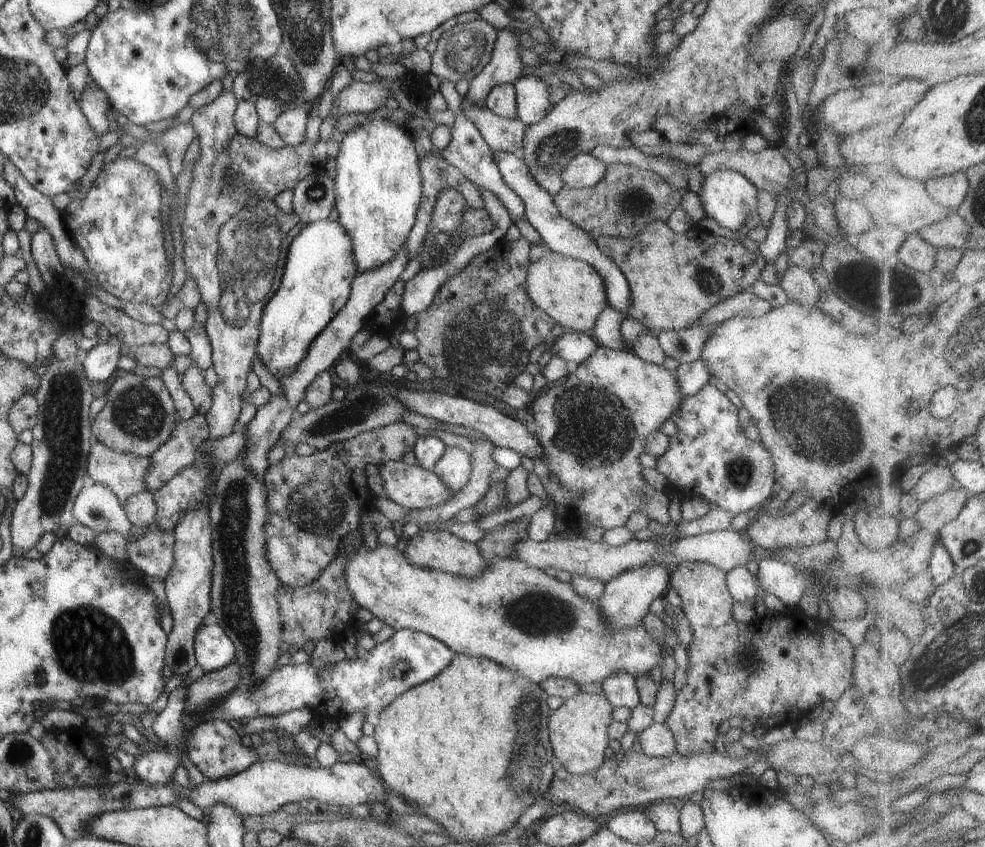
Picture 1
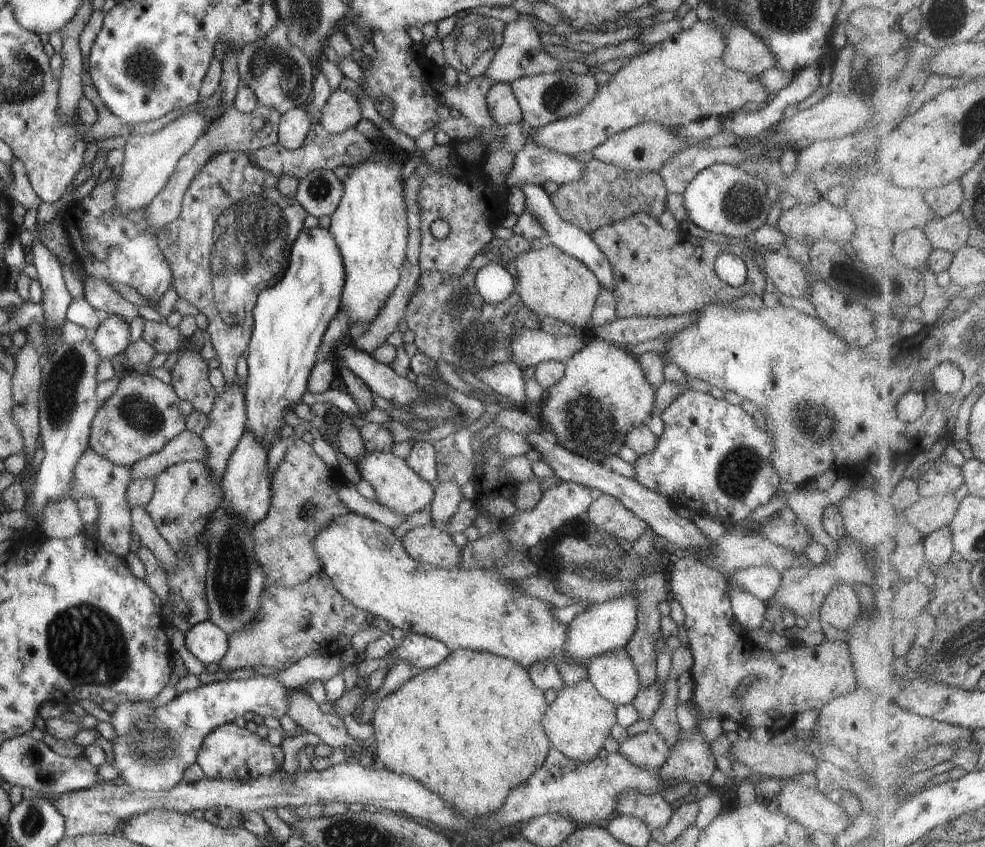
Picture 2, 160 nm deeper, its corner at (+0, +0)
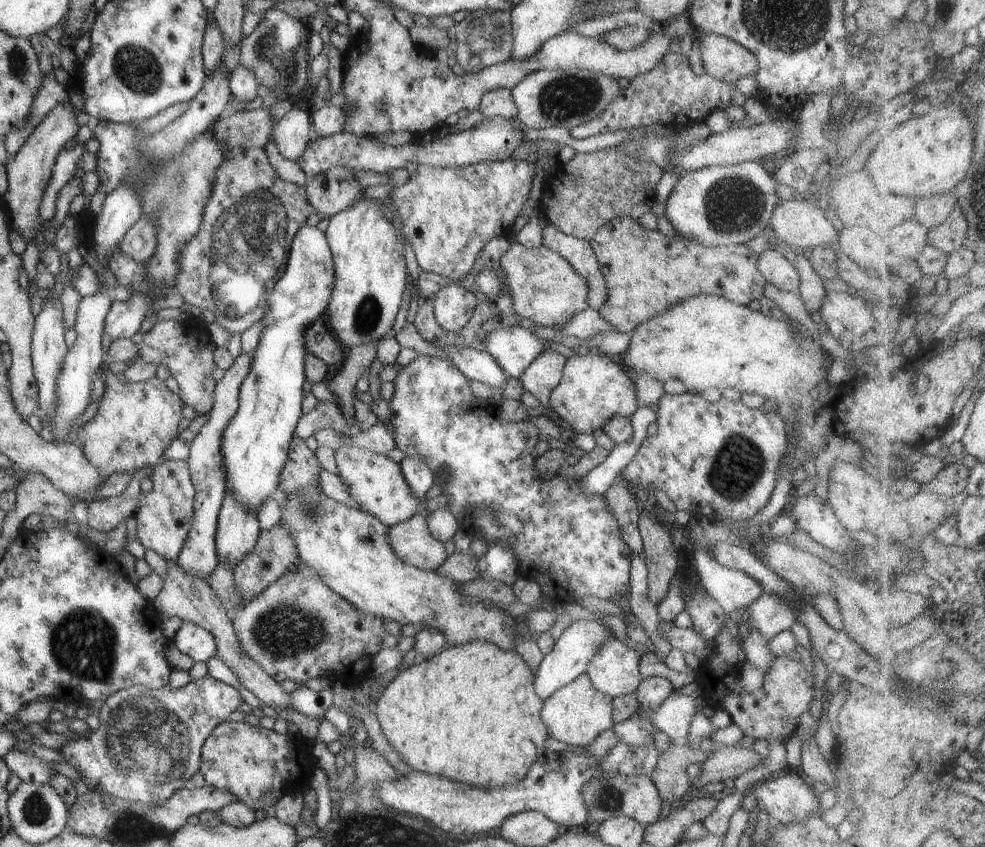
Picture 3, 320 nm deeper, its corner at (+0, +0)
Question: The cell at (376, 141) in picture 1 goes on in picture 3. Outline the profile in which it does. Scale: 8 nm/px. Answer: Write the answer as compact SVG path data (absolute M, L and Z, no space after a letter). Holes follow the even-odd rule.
M362 192L362 197L354 205L335 213L330 218L324 232L334 266L333 288L326 306L325 320L333 336L343 348L350 349L390 335L404 289L407 272L403 260L402 244L399 243L401 237L392 223L387 222L381 216L375 202L374 200L368 201Z

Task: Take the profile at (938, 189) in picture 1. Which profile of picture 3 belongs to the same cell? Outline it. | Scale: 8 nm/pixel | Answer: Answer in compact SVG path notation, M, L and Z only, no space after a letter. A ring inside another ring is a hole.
M951 194L933 196L933 198L919 198L917 206L915 206L917 212L915 219L929 230L933 230L949 220L957 204L957 198L953 198Z

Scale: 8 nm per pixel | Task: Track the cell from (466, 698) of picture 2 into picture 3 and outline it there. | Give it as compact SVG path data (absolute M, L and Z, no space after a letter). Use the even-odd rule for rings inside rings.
M472 640L460 645L445 647L438 654L429 656L429 658L424 661L419 661L418 664L411 665L399 671L383 688L382 692L380 692L373 711L376 714L384 738L396 750L399 757L402 758L402 761L413 771L439 775L452 781L490 789L504 784L518 783L526 775L526 772L535 762L535 759L543 753L543 744L546 740L546 726L540 717L541 709L542 700L534 691L534 674L519 654L513 649L500 649L492 642Z

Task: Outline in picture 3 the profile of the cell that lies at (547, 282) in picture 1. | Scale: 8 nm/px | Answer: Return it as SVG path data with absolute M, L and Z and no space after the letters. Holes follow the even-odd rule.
M512 244L499 259L497 269L510 294L513 310L520 318L549 328L567 322L574 314L587 308L587 283L562 257L543 245L537 248Z

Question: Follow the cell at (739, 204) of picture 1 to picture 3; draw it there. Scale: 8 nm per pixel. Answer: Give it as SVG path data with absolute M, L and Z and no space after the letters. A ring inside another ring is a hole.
M757 161L713 165L681 175L666 198L664 215L676 234L704 247L738 245L761 235L777 205L776 180Z

